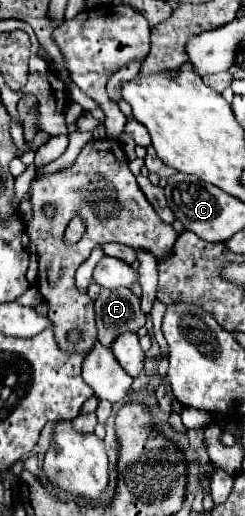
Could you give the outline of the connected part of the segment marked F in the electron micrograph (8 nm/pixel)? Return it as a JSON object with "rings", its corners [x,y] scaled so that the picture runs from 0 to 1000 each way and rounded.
{"rings":[[[416,558],[392,593],[400,663],[449,671],[490,643],[555,643],[596,628],[596,609],[571,601],[571,578],[531,558]]]}

